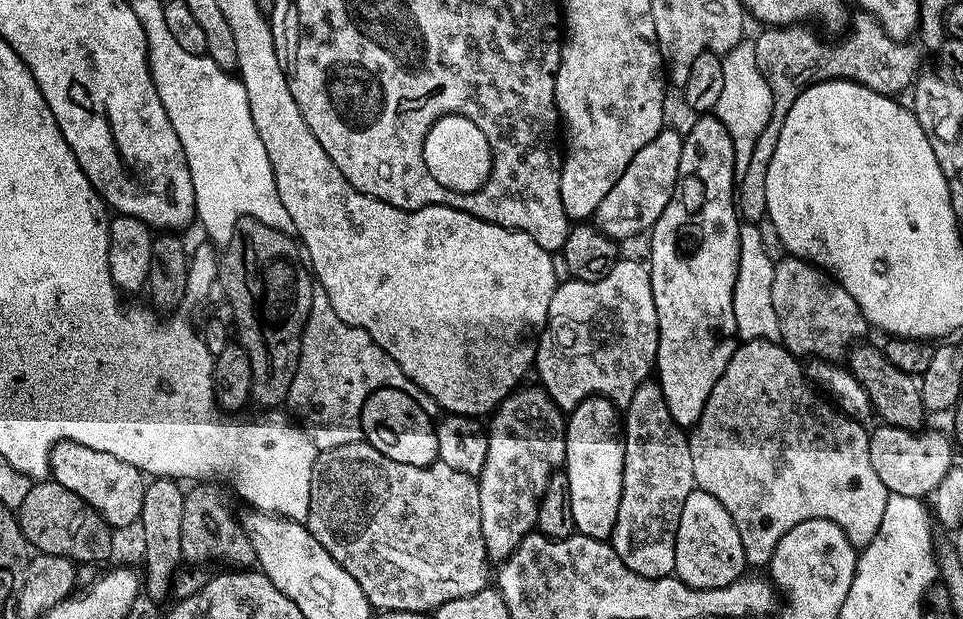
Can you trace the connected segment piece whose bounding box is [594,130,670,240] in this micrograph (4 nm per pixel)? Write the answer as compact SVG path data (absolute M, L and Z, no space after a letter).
M660 131L655 138L626 166L622 178L610 186L610 194L602 198L602 202L594 213L595 227L604 236L613 240L624 240L635 234L639 228L651 229L652 223L659 221L664 215L666 206L670 202L670 187L668 188L668 136L667 131Z

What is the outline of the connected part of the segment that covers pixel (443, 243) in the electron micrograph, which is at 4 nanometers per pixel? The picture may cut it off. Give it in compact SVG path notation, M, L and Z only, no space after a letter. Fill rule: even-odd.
M330 154L324 155L324 172L312 172L312 208L292 208L290 218L296 227L295 235L303 251L304 248L308 251L308 260L312 263L313 274L316 275L315 283L324 289L326 298L330 298L334 314L338 314L342 322L366 330L366 334L370 334L370 338L374 338L374 342L382 346L382 350L386 350L386 354L390 354L394 362L398 362L398 366L413 385L417 389L421 388L426 395L433 396L445 408L445 413L473 418L487 417L510 393L516 391L523 381L520 379L527 374L528 367L533 367L538 337L548 321L550 302L556 292L558 277L556 264L552 261L555 260L553 253L547 252L530 234L520 232L517 228L503 228L500 224L491 224L489 220L445 204L426 206L419 208L417 212L395 208L358 191L342 174L342 170L334 166Z

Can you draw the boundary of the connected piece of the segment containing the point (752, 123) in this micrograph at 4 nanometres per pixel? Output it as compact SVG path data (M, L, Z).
M741 39L722 58L722 90L715 93L716 108L714 114L730 134L730 142L734 142L734 162L737 173L744 172L750 166L750 154L754 154L754 146L758 142L758 134L770 120L774 98L768 85L768 79L758 70L756 45L751 39Z

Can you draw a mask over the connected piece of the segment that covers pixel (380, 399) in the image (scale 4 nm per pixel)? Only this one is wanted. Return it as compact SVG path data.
M380 388L370 394L360 415L363 439L370 446L374 446L374 450L386 454L386 458L394 462L410 466L434 464L438 460L434 420L428 417L427 410L414 397L412 392L403 392L397 388Z

